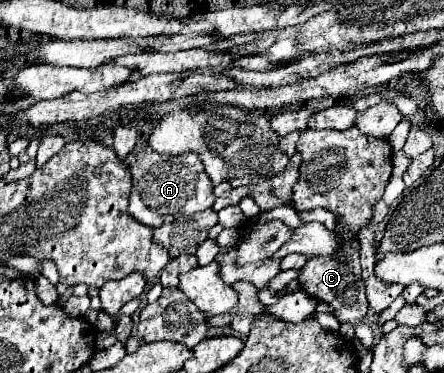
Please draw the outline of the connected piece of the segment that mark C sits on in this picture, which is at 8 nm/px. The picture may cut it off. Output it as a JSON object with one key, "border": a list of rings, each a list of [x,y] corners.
{"border":[[[355,246],[345,250],[339,258],[317,258],[317,256],[311,256],[309,262],[301,270],[299,286],[313,300],[325,302],[331,308],[331,312],[335,314],[335,318],[339,320],[339,324],[355,326],[369,310],[367,298],[365,298],[365,284],[363,284],[363,278],[361,278],[359,254],[357,254]]]}

